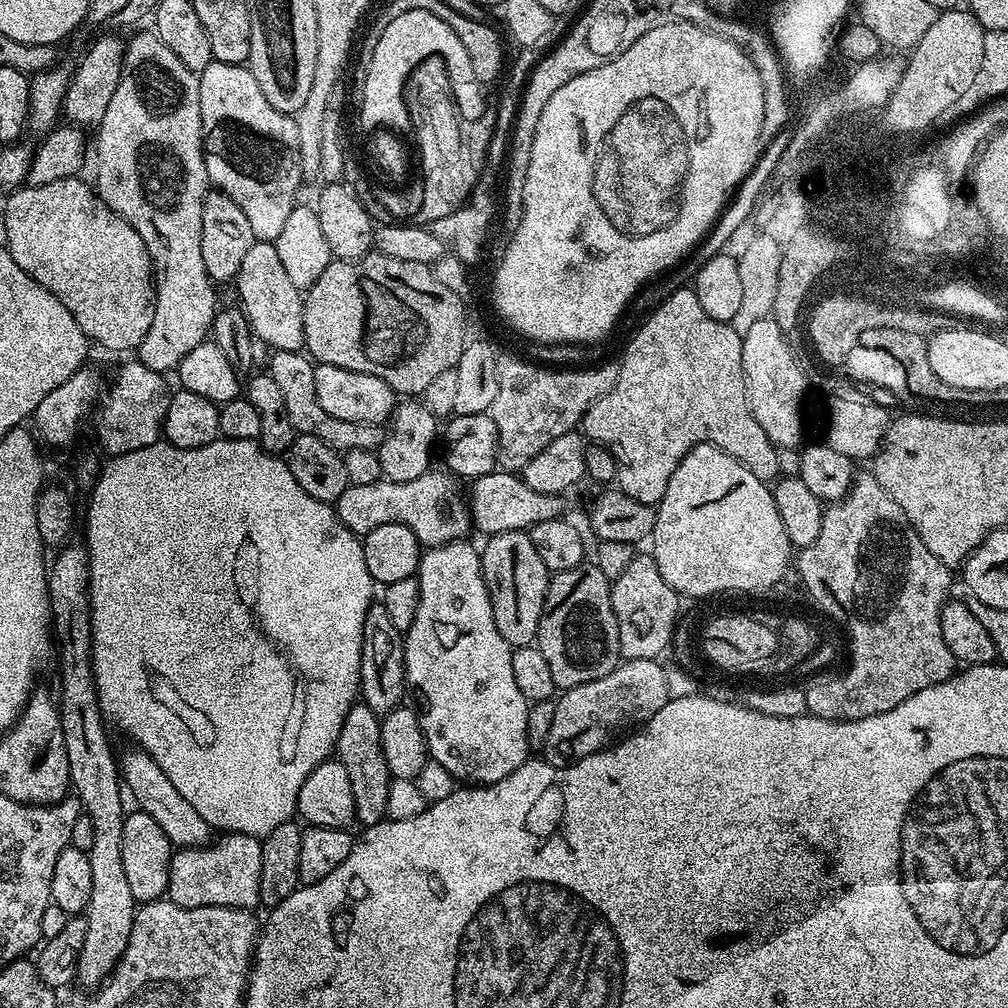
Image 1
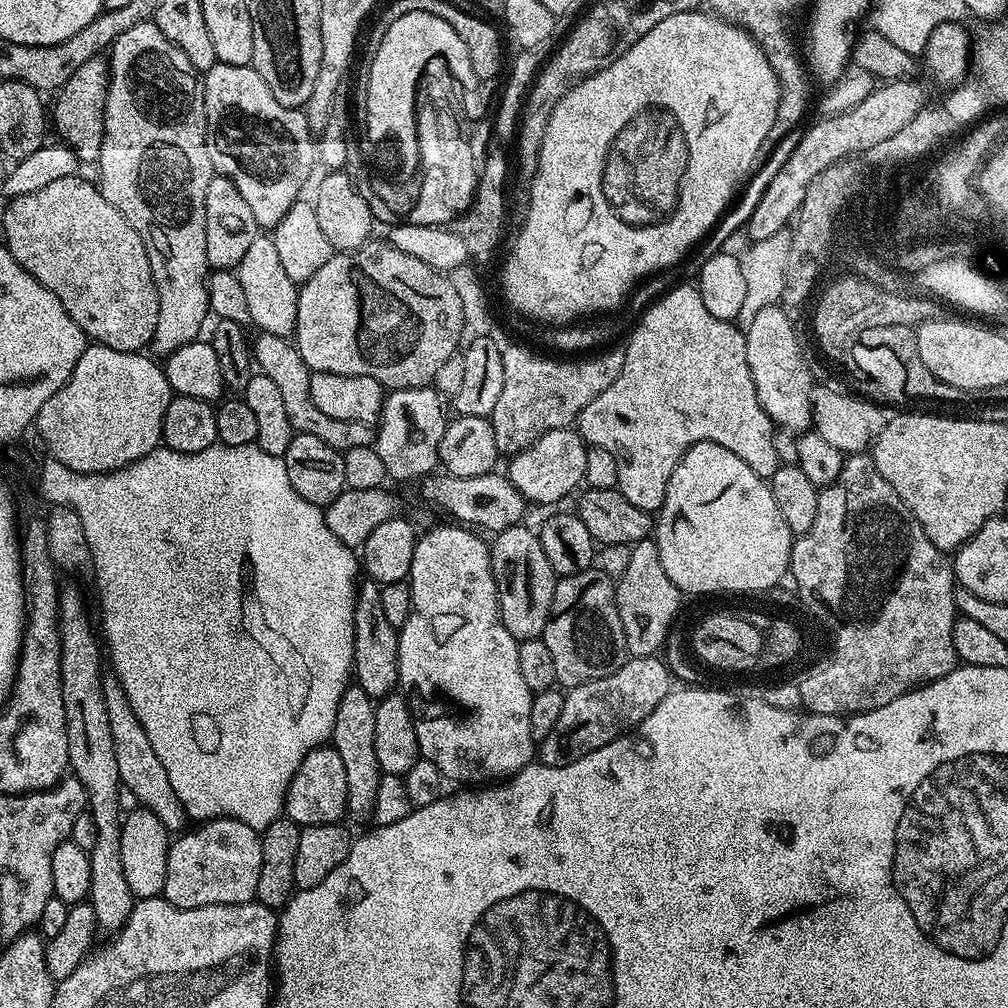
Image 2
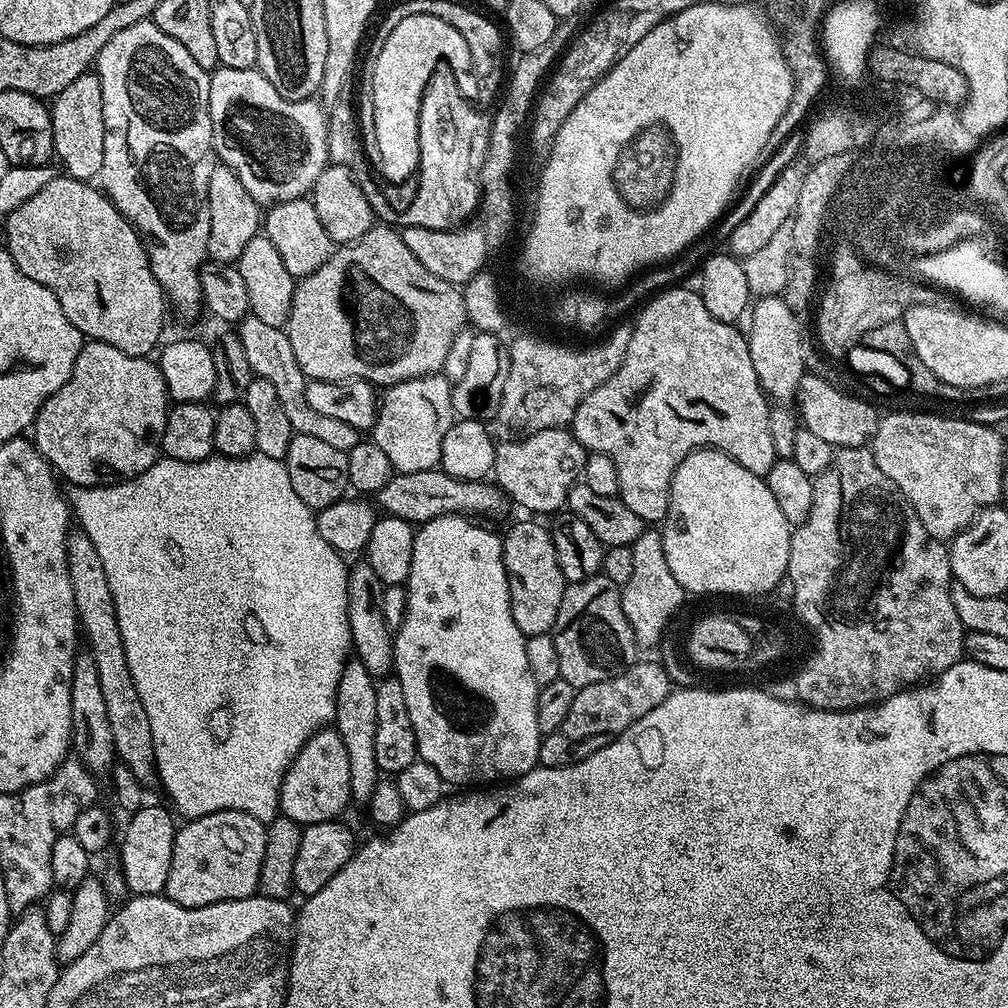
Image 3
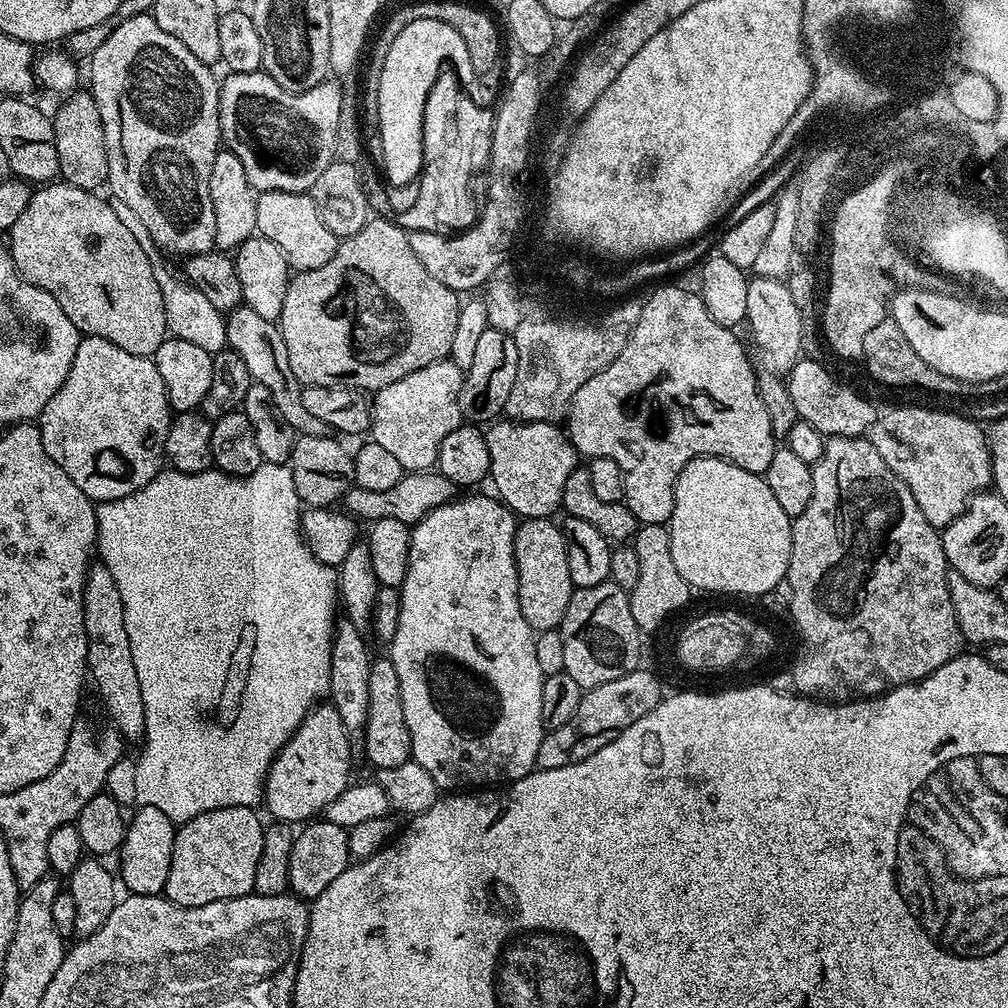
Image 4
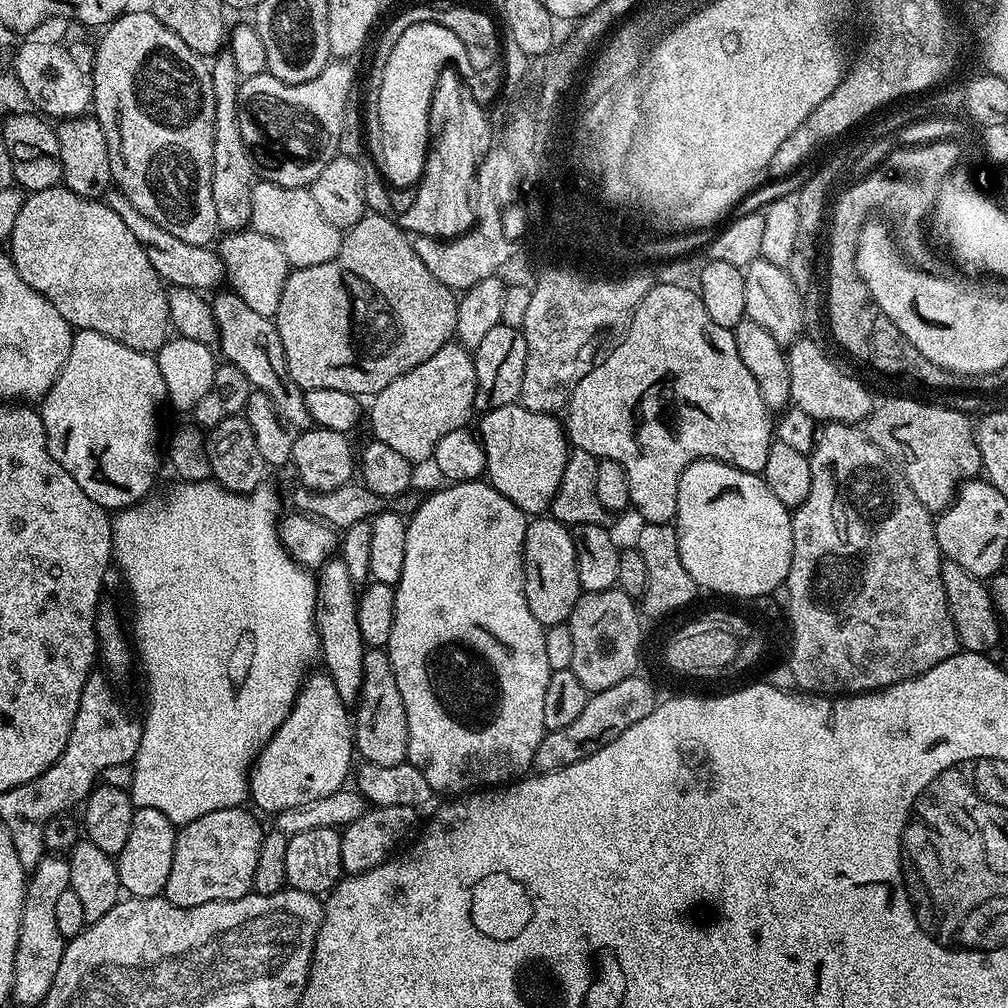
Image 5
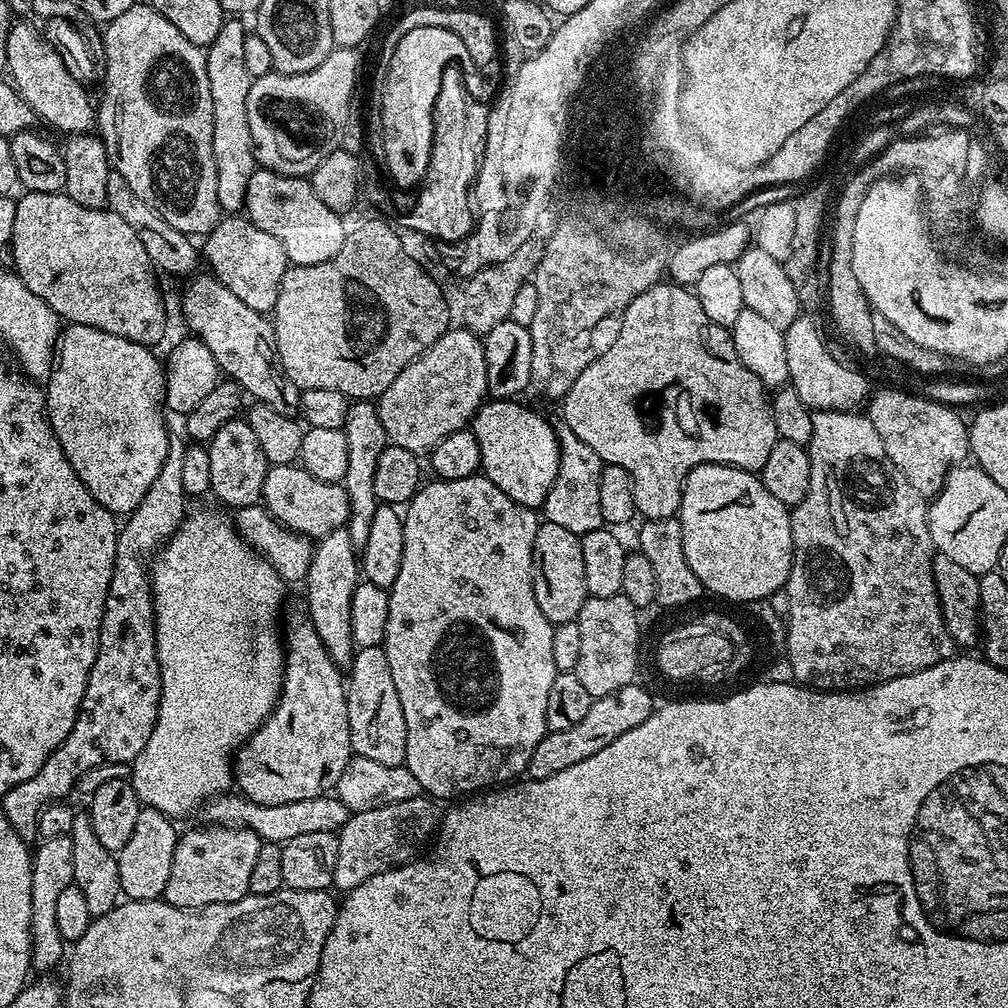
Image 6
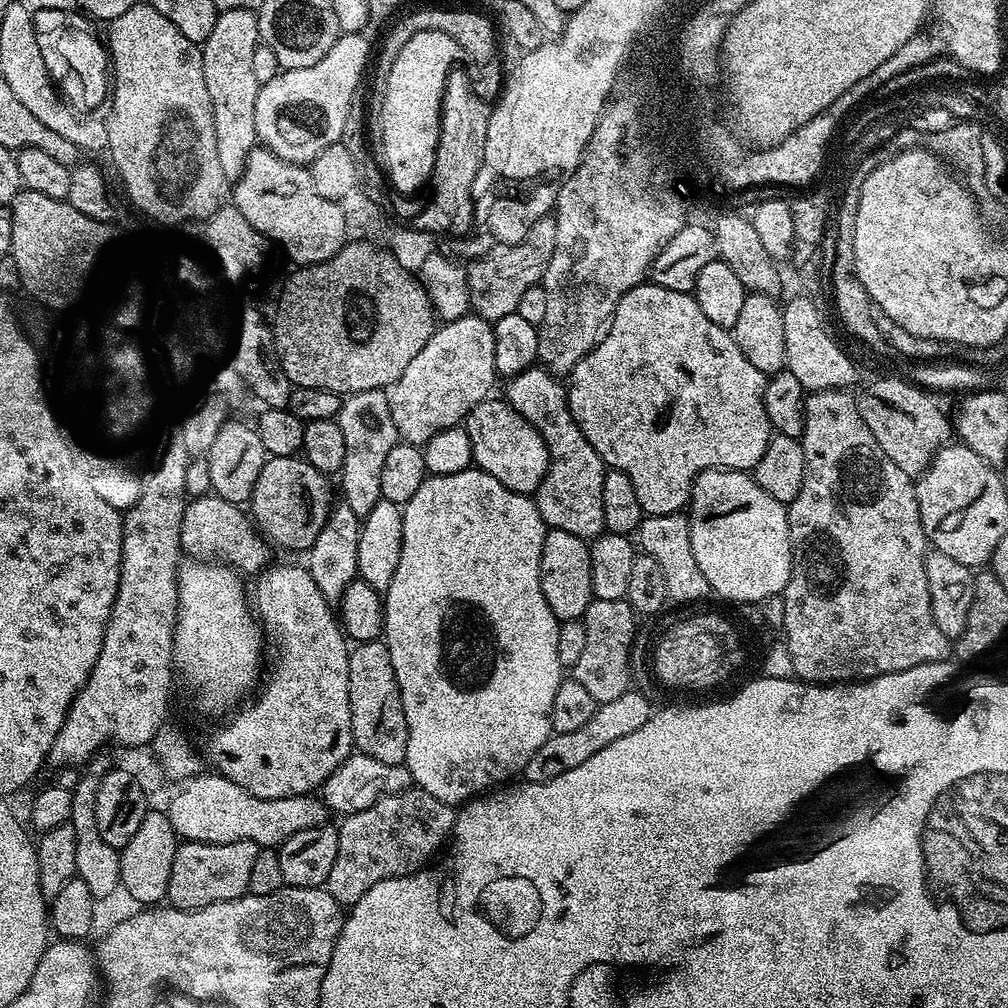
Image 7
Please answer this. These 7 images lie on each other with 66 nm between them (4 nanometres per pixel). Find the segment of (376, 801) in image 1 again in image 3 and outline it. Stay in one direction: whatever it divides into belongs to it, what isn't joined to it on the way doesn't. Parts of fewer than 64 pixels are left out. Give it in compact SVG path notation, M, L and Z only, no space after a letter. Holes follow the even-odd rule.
M355 658L349 659L338 678L334 727L336 733L342 738L342 746L346 746L346 758L350 762L350 790L352 791L352 800L356 802L358 800L367 802L374 794L374 786L382 778L382 773L378 766L378 758L374 758L374 726L376 725L376 714L378 712L376 686L377 681L366 670L366 666L362 666L362 662Z

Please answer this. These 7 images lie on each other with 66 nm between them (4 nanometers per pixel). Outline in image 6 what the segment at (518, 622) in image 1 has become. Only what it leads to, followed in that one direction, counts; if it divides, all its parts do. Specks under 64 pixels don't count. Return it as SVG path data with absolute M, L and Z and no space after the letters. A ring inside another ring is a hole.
M549 520L541 522L534 534L532 581L538 610L546 614L551 624L555 626L575 620L589 597L586 590L586 569L582 567L580 537L570 534L570 530L565 530L563 526L554 526L554 522Z

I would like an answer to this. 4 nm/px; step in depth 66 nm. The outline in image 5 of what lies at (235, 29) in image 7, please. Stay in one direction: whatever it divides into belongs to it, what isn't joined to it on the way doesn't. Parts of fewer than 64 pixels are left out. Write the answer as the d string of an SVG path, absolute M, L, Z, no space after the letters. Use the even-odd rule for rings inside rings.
M221 50L211 61L210 71L214 86L214 106L216 107L216 117L214 118L216 133L214 134L210 194L214 194L216 227L221 233L227 234L249 227L252 218L250 194L254 183L254 165L248 147L242 142L240 131L236 125L236 95L242 79L238 74L238 66L234 66L234 58L229 52Z

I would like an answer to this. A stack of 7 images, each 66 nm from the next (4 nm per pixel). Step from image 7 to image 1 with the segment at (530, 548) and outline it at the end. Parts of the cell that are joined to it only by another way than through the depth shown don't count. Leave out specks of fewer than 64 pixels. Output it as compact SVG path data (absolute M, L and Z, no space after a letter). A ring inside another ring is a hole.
M456 540L453 544L443 544L437 548L428 548L420 557L418 579L420 581L418 610L414 614L414 622L404 633L404 674L411 691L413 688L420 695L421 702L424 703L424 709L421 707L418 715L428 743L428 755L431 759L442 762L442 766L446 766L446 770L450 770L450 774L455 776L457 781L467 782L472 786L493 784L506 778L506 774L514 774L514 770L518 770L518 766L522 766L524 761L529 759L526 718L530 701L524 697L522 690L518 690L518 682L514 682L514 666L512 665L514 649L506 642L506 638L502 638L502 634L498 634L498 626L494 626L494 610L490 606L488 587L482 575L480 552L472 549L464 540Z

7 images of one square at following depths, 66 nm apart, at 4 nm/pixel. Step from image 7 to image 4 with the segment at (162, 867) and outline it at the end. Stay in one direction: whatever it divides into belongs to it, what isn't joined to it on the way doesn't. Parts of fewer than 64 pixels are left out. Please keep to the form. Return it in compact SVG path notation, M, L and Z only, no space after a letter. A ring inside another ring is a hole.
M139 805L135 809L137 812L131 813L124 829L124 841L118 853L120 859L120 872L118 868L118 880L121 885L128 887L127 891L134 896L158 896L163 893L166 886L166 878L170 874L170 858L174 854L174 838L176 837L177 825L172 823L162 810L154 806Z

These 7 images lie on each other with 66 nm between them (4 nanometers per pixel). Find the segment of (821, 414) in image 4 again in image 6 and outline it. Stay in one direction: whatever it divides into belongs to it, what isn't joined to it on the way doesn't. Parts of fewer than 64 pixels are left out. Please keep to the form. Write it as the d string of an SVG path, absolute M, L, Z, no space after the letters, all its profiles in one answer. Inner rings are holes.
M803 314L790 327L783 329L786 366L790 366L790 387L798 390L798 398L802 398L808 408L817 412L850 412L859 409L869 397L864 392L864 380L838 365L831 347L827 343L824 345L824 336L820 331L821 325Z

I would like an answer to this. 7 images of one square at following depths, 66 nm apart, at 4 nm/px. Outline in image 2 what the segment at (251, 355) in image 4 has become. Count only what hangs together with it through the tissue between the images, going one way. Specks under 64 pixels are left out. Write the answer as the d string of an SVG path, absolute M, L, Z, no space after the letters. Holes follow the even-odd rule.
M260 332L251 345L254 364L266 378L278 385L282 394L286 414L290 414L290 422L296 432L314 434L321 442L326 442L334 451L343 454L346 450L354 450L354 446L373 446L374 428L362 422L346 422L342 418L330 418L314 406L314 398L310 398L310 378L312 372L302 362L302 354L298 354L295 343L291 339Z

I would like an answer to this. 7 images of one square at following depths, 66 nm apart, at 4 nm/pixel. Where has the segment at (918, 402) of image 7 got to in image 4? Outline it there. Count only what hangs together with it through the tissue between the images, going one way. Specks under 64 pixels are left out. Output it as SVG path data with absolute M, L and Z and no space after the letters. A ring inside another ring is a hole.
M892 406L889 412L881 411L872 426L870 439L882 454L886 466L906 482L910 494L914 494L914 502L918 502L918 510L922 510L926 522L937 530L943 530L947 524L954 522L968 507L968 501L978 492L985 491L992 482L992 452L988 449L988 437L985 429L979 428L975 419L965 423L959 411L935 408L919 408Z

